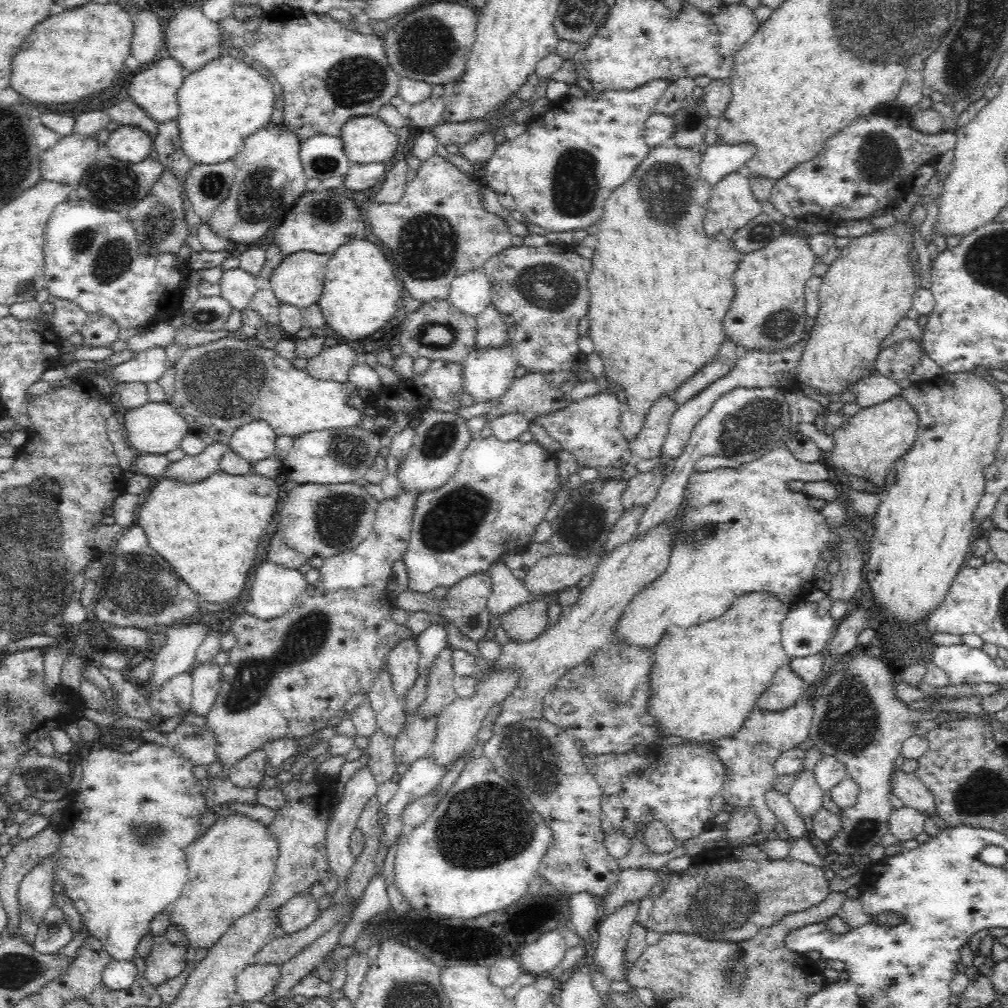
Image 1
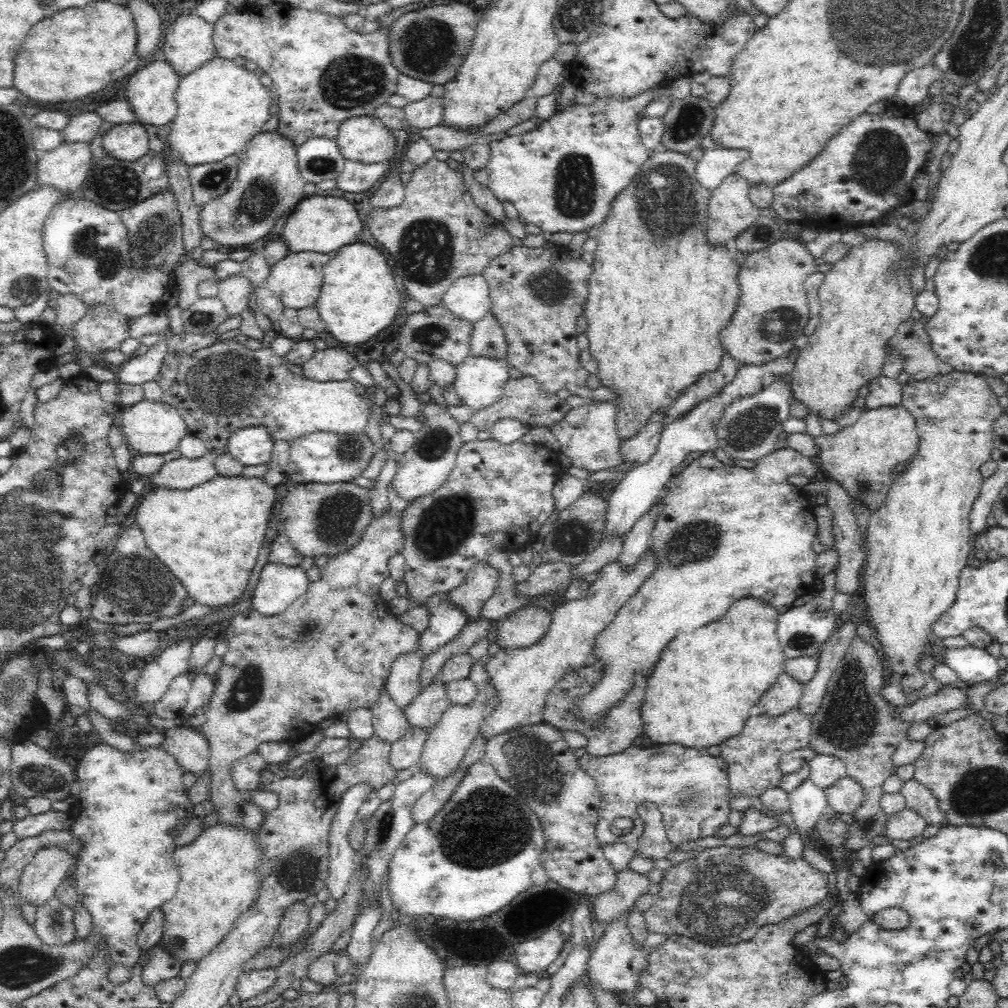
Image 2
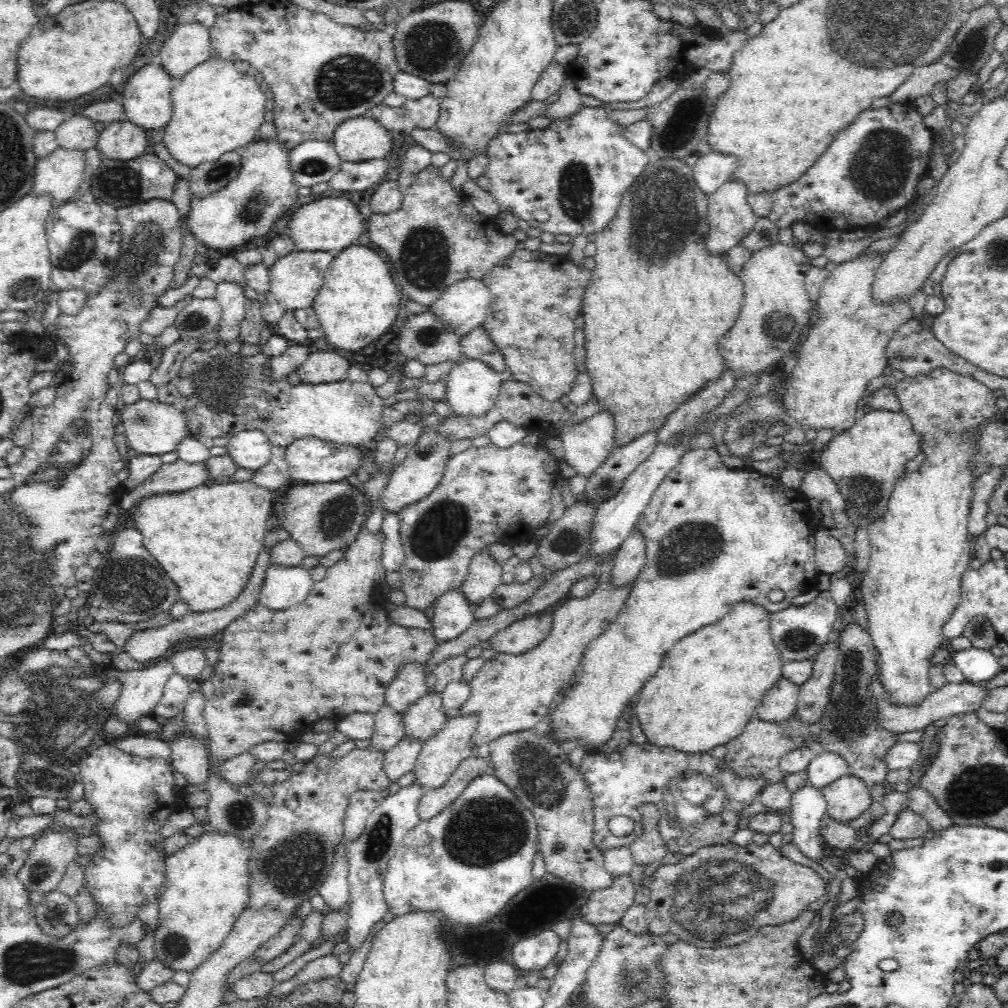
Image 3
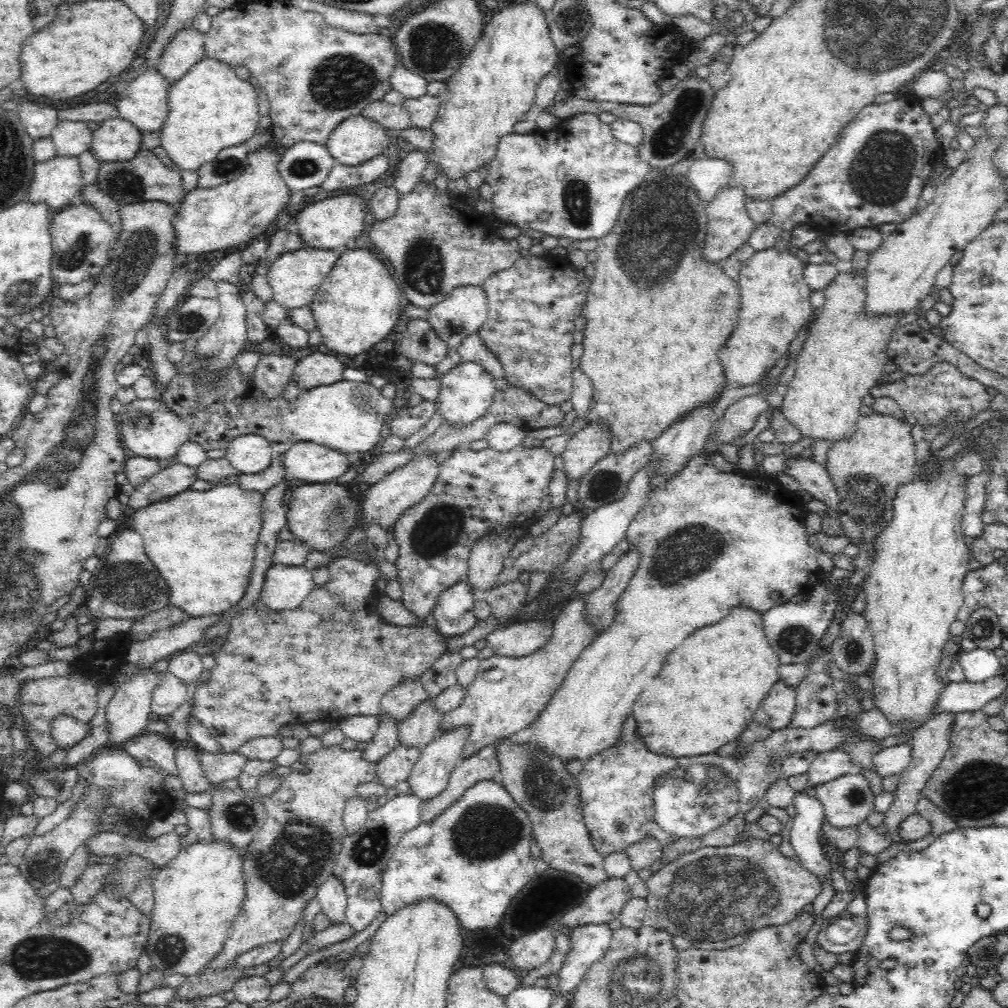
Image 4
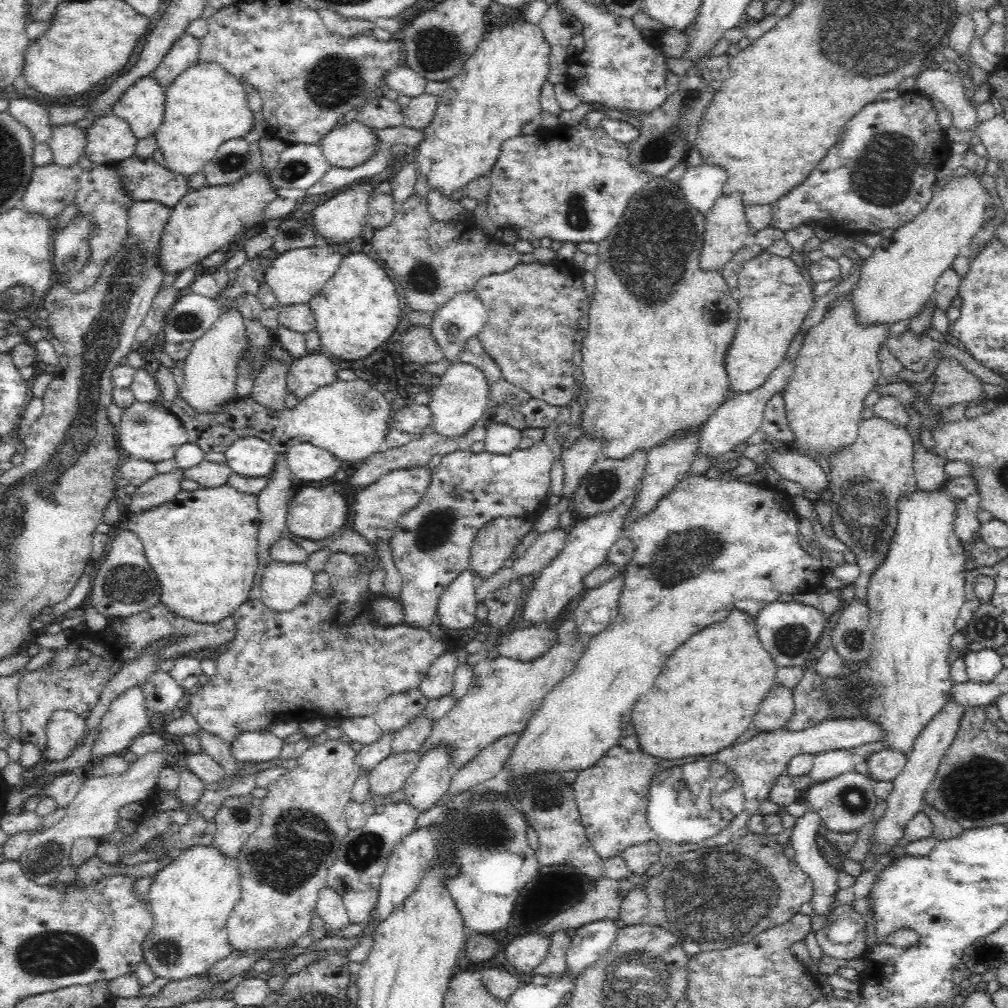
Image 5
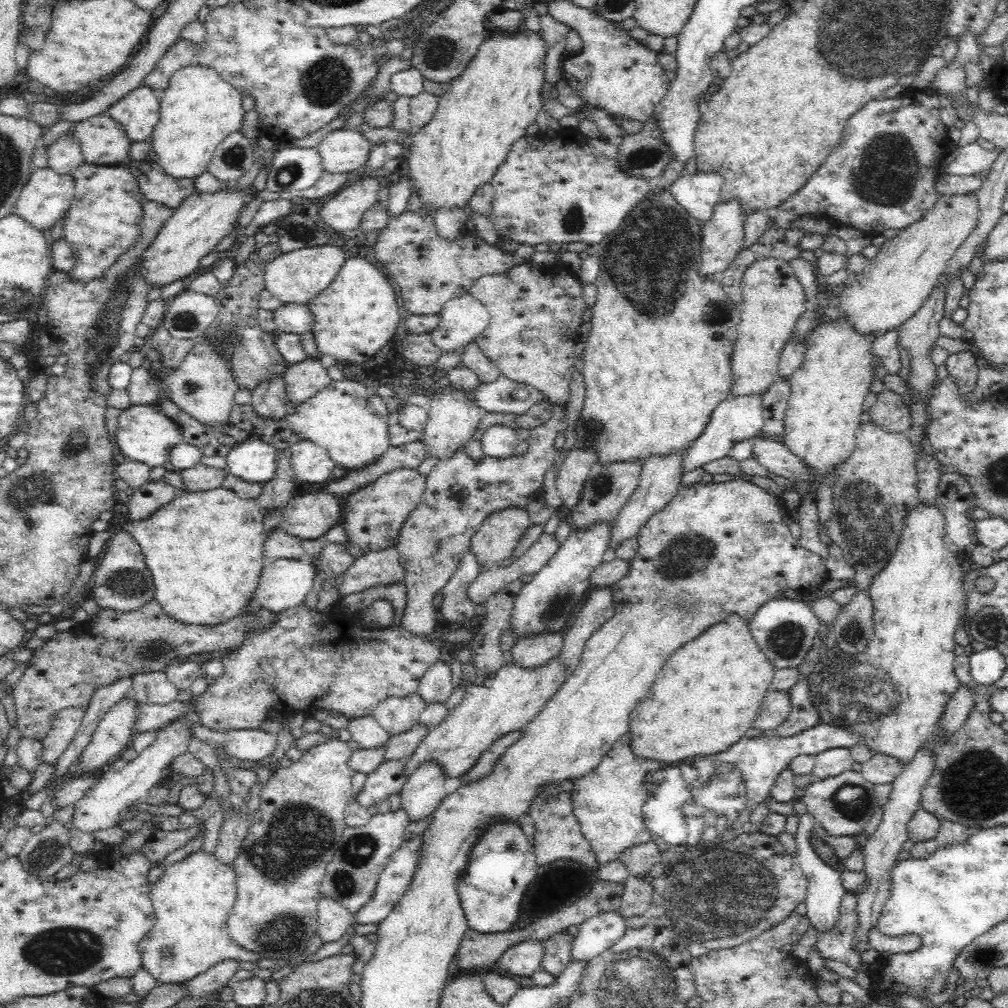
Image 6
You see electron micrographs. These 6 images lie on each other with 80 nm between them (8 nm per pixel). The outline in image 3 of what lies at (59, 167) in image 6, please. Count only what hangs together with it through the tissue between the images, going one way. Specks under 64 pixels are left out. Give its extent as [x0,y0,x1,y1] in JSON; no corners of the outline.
[55,112,99,150]

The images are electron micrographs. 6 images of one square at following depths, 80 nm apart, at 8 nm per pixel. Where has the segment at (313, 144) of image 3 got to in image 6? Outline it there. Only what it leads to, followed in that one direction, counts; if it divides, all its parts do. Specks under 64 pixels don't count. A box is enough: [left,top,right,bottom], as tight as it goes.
[265,147,325,194]

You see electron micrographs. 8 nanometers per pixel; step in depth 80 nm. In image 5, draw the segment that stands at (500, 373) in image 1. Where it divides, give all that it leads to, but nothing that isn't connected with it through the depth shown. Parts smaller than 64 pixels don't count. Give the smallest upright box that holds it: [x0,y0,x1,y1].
[427,361,490,438]

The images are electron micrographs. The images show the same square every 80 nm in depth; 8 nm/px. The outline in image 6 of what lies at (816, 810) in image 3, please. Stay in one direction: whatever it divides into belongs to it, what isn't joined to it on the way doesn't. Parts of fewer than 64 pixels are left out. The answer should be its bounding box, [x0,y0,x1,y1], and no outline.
[794,813,844,930]

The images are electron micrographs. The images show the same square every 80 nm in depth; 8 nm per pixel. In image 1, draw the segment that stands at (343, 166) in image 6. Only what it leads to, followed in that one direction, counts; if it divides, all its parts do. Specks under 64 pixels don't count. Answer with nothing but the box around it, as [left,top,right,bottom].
[341,115,399,164]

